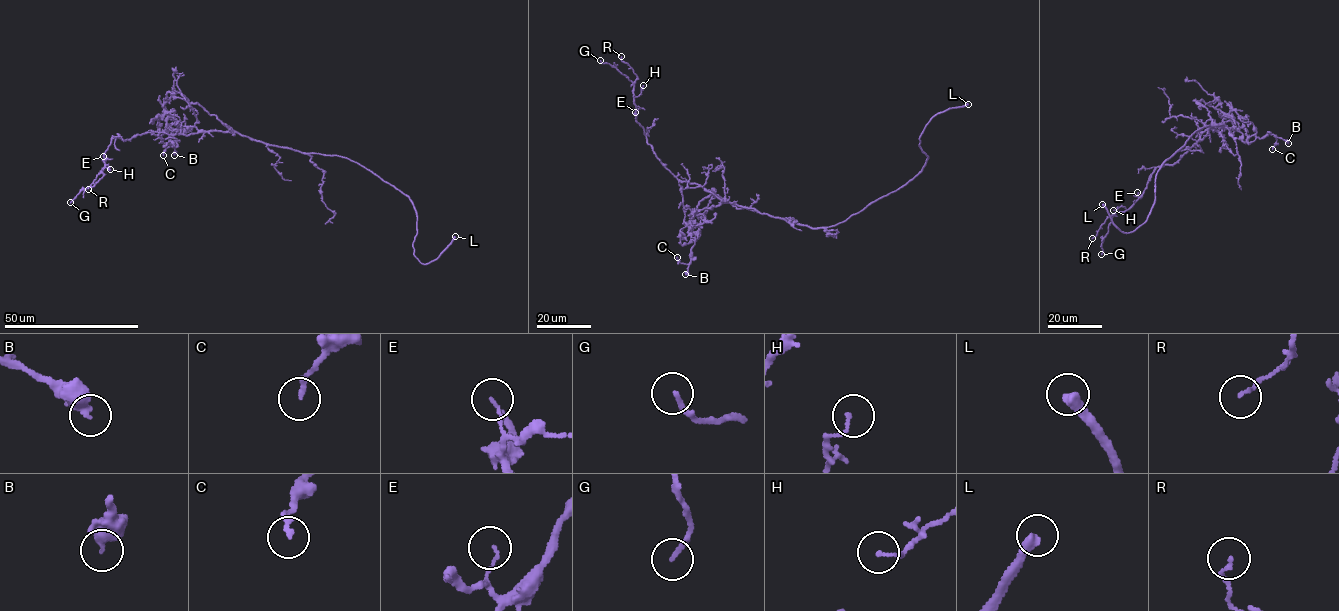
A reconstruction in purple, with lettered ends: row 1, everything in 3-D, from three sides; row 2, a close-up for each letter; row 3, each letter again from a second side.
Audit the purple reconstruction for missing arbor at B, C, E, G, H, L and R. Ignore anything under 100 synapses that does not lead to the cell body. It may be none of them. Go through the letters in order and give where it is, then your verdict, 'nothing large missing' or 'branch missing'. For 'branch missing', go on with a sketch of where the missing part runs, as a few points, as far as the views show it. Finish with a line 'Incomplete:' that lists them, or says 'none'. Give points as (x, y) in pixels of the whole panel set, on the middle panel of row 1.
B: place (685, 274); nothing large missing
C: place (677, 257); nothing large missing
E: place (635, 112); nothing large missing
G: place (600, 60); nothing large missing
H: place (643, 85); nothing large missing
L: place (968, 104); branch missing; course (968, 104), (984, 101)
R: place (621, 56); nothing large missing
Incomplete: L

